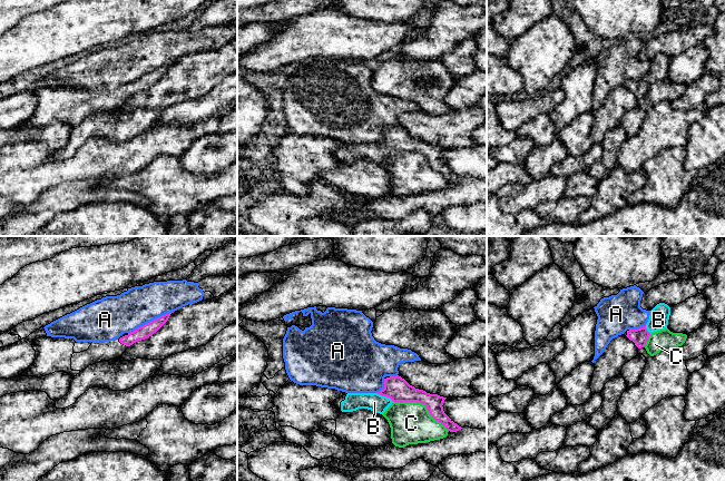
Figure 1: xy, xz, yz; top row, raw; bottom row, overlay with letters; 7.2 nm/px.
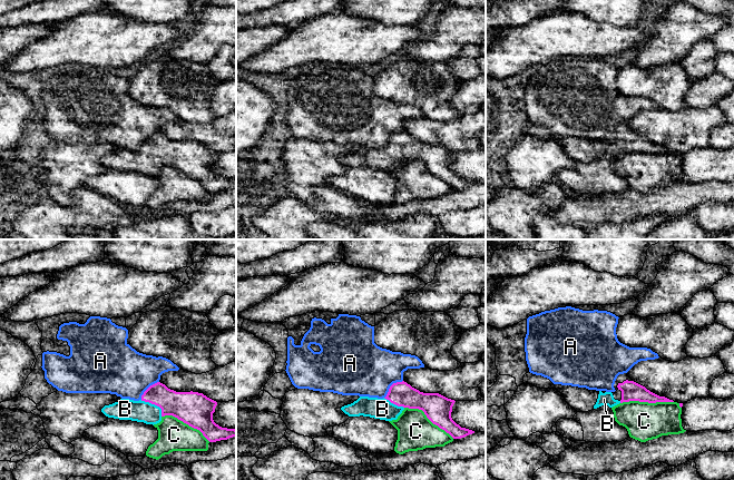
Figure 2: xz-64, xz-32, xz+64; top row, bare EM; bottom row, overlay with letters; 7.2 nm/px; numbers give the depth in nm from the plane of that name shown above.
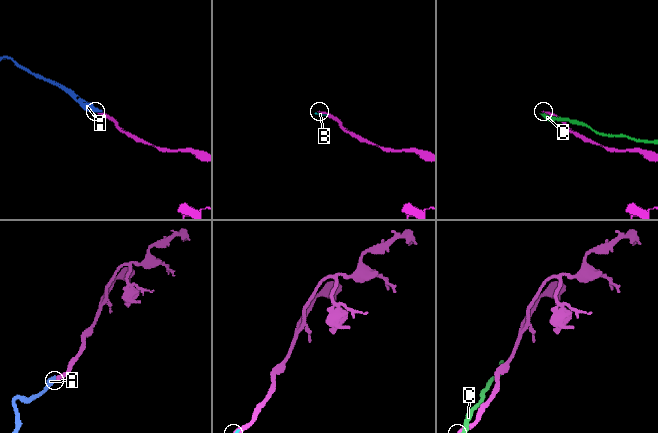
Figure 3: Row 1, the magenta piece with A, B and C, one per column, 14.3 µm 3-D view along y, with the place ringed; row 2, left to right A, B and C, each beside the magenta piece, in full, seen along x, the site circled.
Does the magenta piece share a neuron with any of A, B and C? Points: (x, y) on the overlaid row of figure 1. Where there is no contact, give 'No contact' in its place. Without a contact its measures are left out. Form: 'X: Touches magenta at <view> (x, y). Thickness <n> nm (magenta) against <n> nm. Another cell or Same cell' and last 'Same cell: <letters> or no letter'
A: Touches magenta at xy (152, 321). Thickness 90 nm (magenta) against 280 nm. Another cell
B: Touches magenta at xz (385, 395). Thickness 170 nm (magenta) against 130 nm. Same cell
C: Touches magenta at xz (423, 403). Thickness 170 nm (magenta) against 300 nm. Another cell
Same cell: B

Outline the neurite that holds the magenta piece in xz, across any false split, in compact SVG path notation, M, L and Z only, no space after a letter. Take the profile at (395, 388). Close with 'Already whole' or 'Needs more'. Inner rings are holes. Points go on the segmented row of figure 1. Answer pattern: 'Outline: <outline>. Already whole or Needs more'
Outline: M401 376L384 379L384 389L378 393L345 393L333 401L336 409L342 412L353 412L359 409L368 409L383 414L393 402L417 402L424 404L430 415L450 432L457 432L462 428L454 423L443 411L443 402L447 397L430 394L423 390L410 385Z. Needs more

